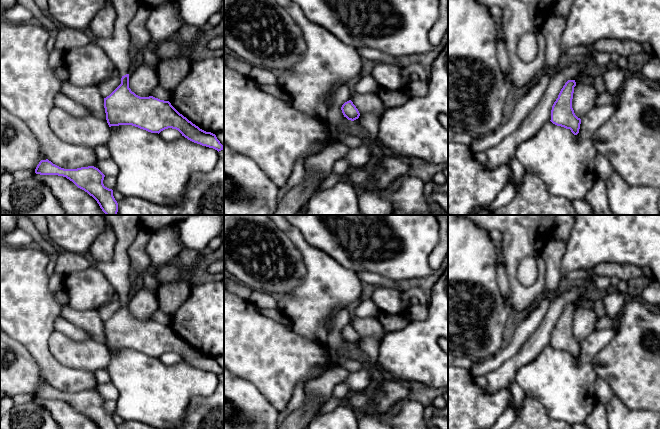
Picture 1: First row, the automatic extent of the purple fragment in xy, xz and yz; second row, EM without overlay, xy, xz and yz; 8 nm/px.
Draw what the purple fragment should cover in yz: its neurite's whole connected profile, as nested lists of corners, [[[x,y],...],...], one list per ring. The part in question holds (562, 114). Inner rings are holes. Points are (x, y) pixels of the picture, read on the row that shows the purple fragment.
[[[568,80],[565,83],[552,106],[550,121],[557,126],[570,129],[574,135],[577,135],[580,129],[581,119],[575,115],[572,108],[575,86],[575,80]]]

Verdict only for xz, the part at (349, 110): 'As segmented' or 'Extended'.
As segmented

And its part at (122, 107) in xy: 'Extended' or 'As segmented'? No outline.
Extended

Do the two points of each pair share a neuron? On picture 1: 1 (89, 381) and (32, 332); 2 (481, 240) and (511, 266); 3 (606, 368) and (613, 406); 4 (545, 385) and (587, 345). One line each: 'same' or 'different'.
1: same
2: different
3: different
4: same

